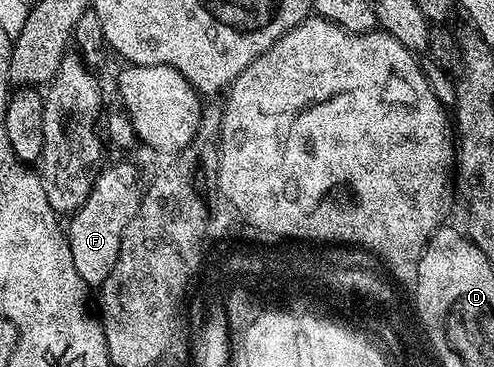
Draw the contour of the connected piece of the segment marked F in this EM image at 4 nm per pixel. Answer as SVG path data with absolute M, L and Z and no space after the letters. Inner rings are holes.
M115 162L110 168L102 167L96 173L87 202L83 202L83 206L72 213L70 220L73 221L67 224L71 258L75 261L75 270L79 270L79 278L83 278L87 286L99 286L107 274L111 274L119 258L119 246L127 230L127 222L135 218L133 210L136 204L136 176L132 168L125 167L122 162Z

